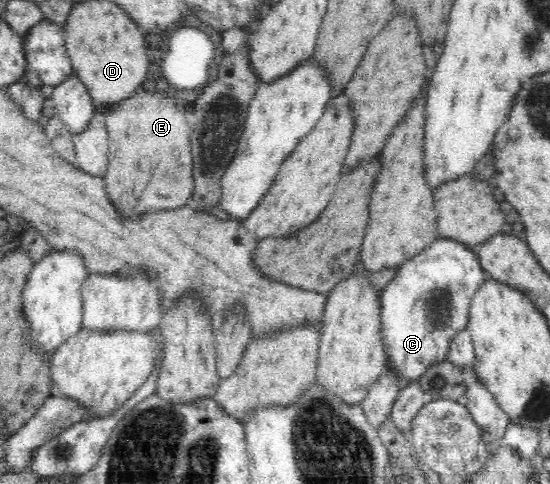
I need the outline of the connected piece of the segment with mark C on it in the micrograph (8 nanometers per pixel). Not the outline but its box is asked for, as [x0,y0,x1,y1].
[381,237,488,388]

